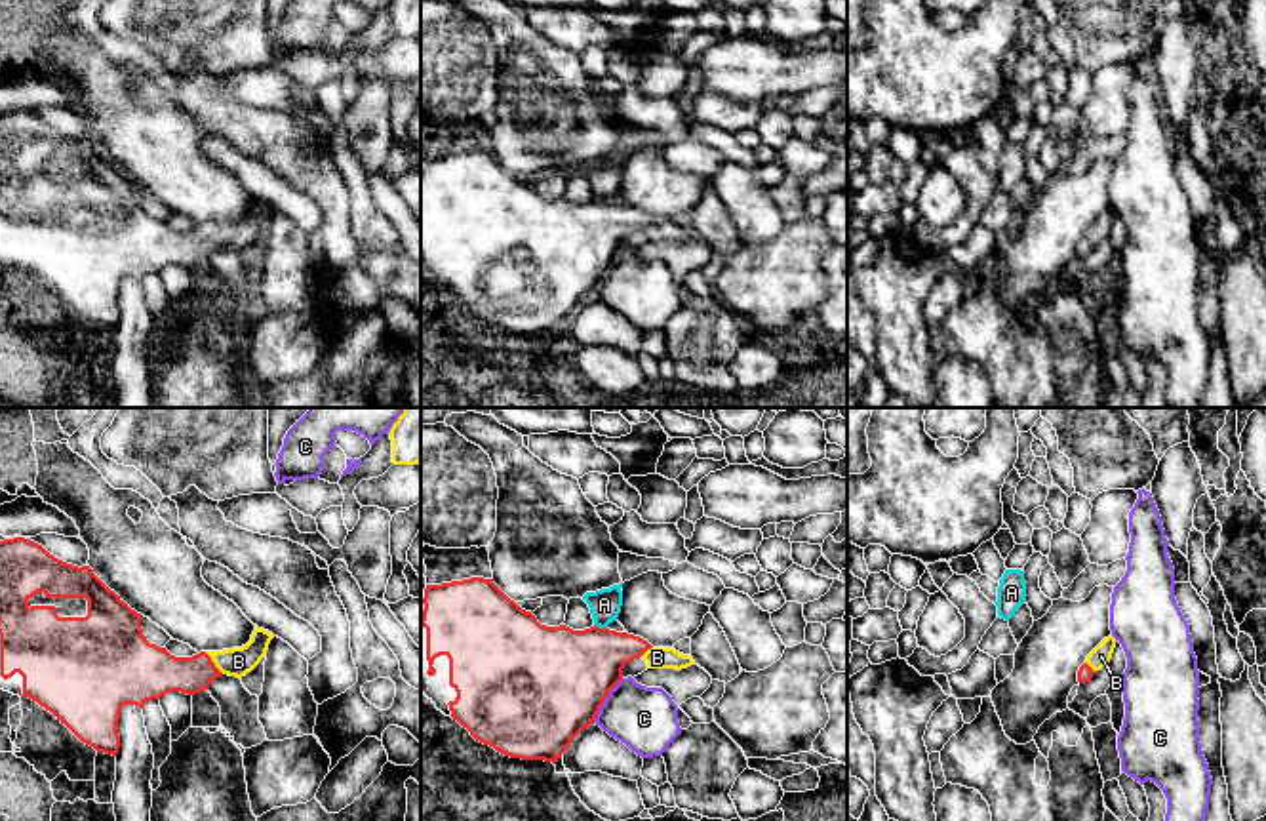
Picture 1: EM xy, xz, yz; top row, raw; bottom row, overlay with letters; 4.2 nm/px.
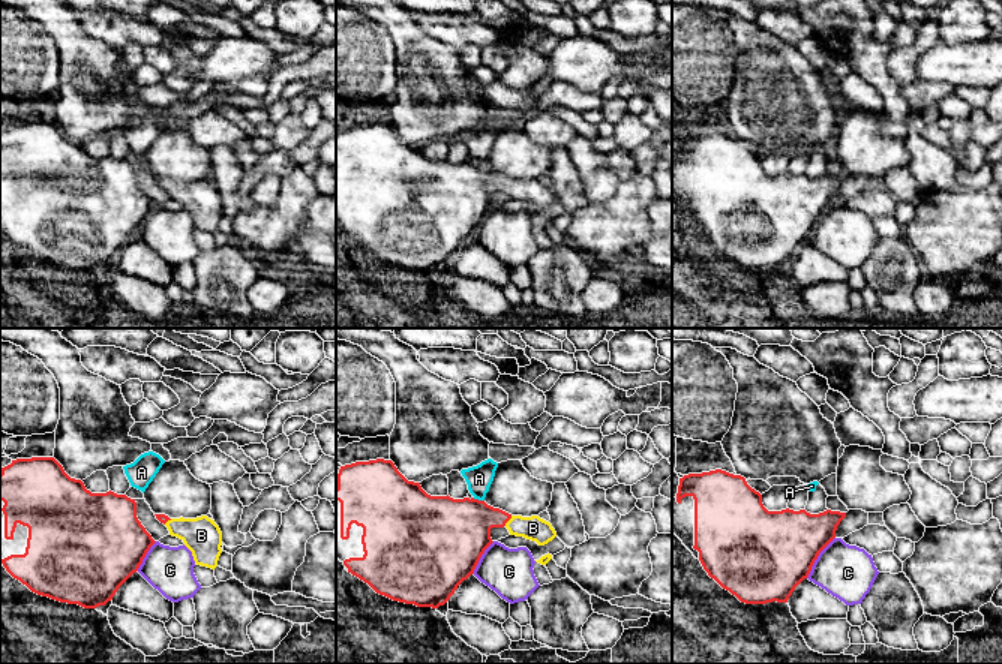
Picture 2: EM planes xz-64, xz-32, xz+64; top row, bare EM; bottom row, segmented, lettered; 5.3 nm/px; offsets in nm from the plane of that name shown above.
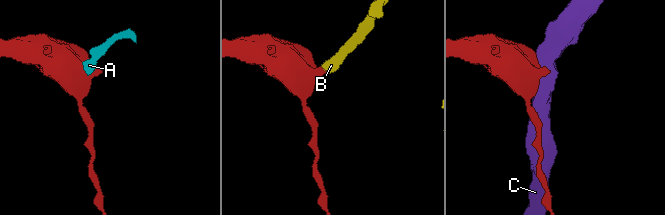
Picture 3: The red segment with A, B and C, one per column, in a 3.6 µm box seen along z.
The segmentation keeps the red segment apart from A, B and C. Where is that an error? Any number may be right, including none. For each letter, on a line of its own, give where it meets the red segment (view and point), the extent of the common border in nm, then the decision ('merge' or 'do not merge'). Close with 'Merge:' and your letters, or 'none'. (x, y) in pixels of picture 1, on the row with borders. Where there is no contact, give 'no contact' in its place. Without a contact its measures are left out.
A: xz (598, 627) | 60 nm | do not merge
B: xy (214, 663) | 130 nm | merge
C: xz (604, 700) | 240 nm | do not merge
Merge: B

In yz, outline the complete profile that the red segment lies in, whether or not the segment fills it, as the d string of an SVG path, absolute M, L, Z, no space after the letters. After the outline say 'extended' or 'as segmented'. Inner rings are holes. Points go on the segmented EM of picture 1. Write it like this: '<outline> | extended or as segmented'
M1110 634L1087 655L1085 663L1078 671L1079 684L1089 682L1097 671L1110 665L1116 642L1118 640Z | extended

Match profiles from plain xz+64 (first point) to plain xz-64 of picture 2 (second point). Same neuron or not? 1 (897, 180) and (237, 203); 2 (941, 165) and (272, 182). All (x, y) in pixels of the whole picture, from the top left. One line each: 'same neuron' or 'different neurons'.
1: same neuron
2: same neuron

